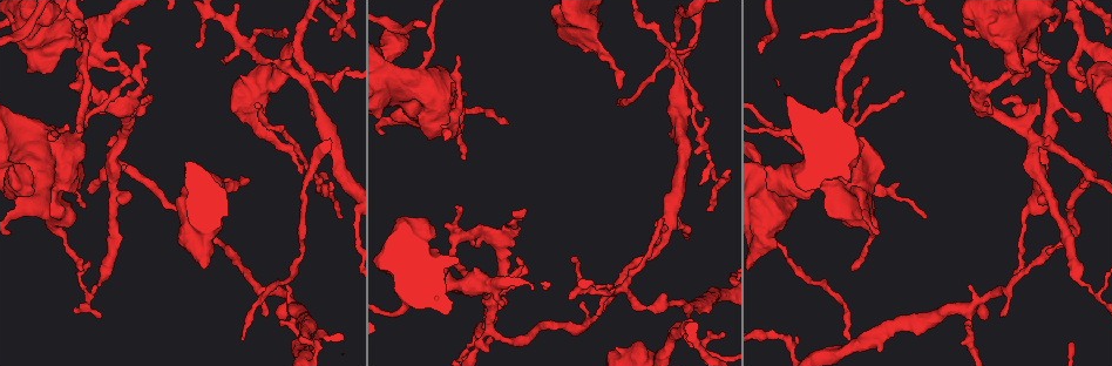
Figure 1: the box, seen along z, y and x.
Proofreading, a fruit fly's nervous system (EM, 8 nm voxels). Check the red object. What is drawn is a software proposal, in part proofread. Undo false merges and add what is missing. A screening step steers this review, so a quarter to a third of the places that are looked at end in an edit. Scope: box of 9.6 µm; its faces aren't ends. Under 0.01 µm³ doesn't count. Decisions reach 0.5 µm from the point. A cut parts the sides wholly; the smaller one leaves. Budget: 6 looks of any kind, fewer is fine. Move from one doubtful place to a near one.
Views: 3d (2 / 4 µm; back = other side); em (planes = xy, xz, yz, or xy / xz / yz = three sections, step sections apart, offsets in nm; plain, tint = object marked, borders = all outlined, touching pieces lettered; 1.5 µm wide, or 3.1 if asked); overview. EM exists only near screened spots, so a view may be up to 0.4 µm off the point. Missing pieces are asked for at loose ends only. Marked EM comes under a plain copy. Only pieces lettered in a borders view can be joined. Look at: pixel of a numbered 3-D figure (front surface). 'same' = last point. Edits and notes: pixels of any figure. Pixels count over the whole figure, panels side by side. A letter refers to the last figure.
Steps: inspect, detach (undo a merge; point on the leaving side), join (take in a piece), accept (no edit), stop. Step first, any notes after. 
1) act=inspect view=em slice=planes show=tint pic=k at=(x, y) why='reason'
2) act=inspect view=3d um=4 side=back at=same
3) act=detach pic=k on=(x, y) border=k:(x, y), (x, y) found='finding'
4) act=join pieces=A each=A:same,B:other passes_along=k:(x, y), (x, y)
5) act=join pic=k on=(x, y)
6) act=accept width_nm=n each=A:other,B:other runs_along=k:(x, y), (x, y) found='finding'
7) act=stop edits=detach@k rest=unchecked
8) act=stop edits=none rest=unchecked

act=inspect view=em slice=yz step=4 show=tint pic=1 at=(90, 94) why='free end'

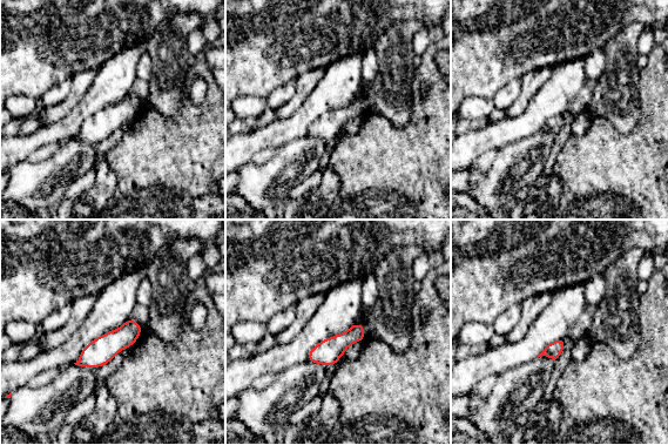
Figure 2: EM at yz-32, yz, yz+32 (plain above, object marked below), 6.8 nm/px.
act=inspect view=em slice=planes show=borders at=same why='cut it another way'

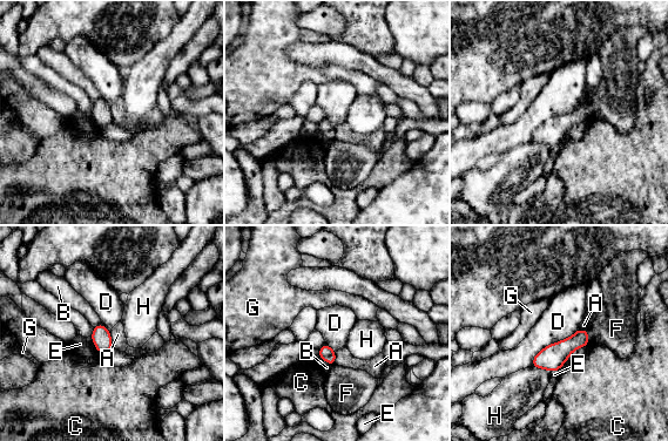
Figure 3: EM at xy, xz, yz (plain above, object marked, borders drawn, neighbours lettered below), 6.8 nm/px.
act=accept each=A:other,B:other,C:other,D:other,E:other,F:other,G:other,H:other border=3:(577, 328), (542, 347), (530, 366) found='no lettered piece goes on from it'

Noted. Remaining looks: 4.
act=inspect view=em slice=planes show=borders pic=1 at=(452, 130) why='abrupt turn'

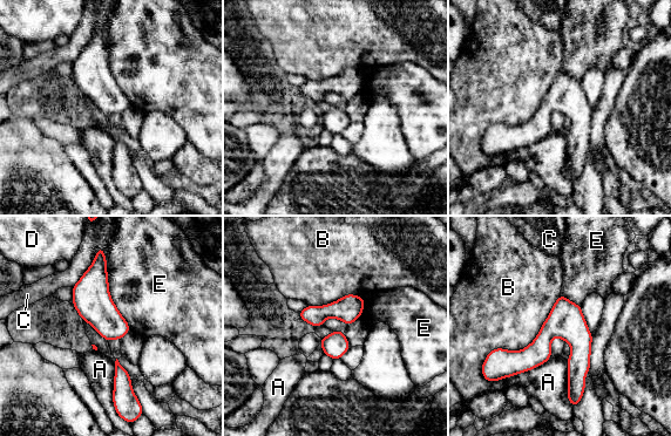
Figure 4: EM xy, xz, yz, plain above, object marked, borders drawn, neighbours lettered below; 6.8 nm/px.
act=accept width_nm=240 each=A:other,B:other,C:other,D:other,E:other border=4:(107, 272), (109, 295), (131, 329) found='continuous, no second neuron'

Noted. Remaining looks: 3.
act=inspect view=3d um=4 pic=1 at=(643, 307)

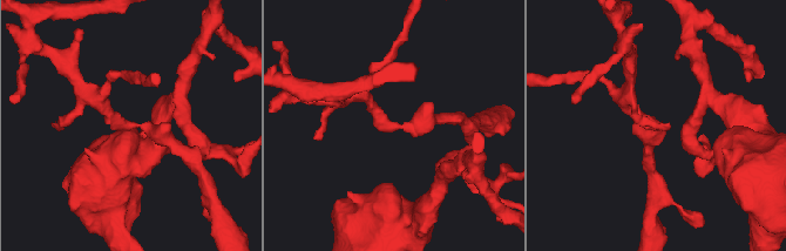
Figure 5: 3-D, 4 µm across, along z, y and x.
act=inspect view=em slice=planes show=borders pic=5 at=(135, 124) why='shape alone is not enough'

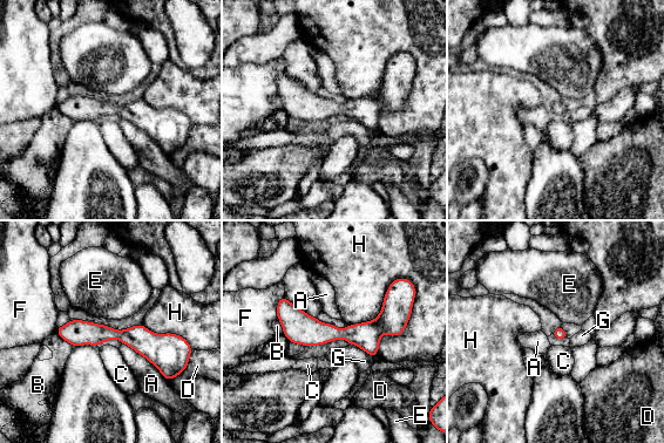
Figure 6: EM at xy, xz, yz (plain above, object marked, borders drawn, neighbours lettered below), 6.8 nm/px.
act=accept each=A:other,B:other,C:other,D:other,E:other,F:other,G:other,H:other border=6:(350, 343), (357, 345), (373, 358) found='continuous, no second neuron'

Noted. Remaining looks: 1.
act=stop edits=none rest=unchecked

